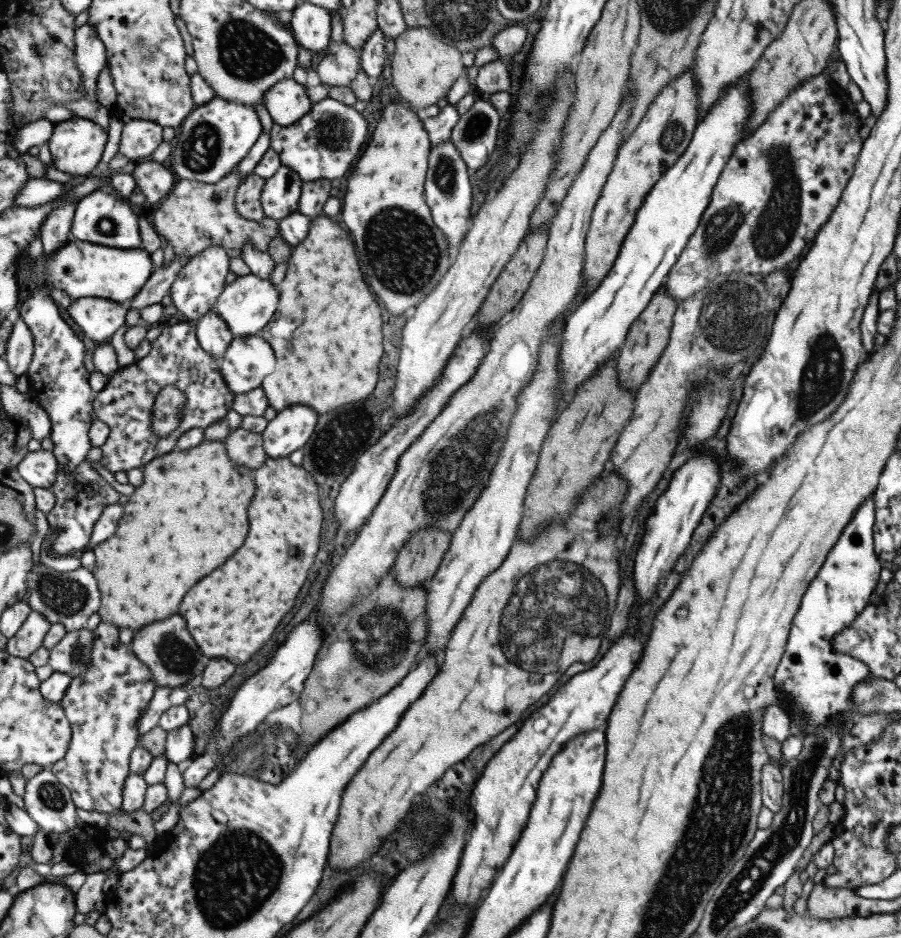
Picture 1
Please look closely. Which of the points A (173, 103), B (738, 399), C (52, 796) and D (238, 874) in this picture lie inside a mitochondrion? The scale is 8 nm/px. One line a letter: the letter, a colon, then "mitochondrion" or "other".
A: other
B: other
C: mitochondrion
D: mitochondrion

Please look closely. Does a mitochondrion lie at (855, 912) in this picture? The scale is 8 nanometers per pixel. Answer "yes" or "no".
no

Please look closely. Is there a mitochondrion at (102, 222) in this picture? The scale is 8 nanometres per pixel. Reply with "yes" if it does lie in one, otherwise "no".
yes

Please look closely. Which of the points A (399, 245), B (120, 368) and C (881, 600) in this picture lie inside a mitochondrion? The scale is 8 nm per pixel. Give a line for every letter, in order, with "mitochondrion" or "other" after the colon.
A: mitochondrion
B: other
C: other

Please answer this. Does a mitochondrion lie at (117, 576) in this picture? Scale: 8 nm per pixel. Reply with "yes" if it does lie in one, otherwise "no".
no

